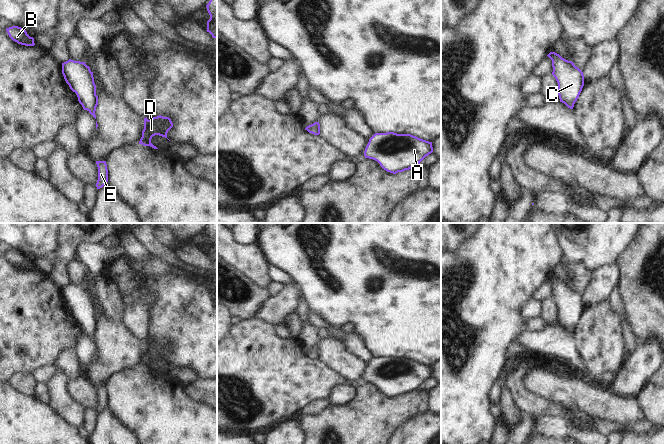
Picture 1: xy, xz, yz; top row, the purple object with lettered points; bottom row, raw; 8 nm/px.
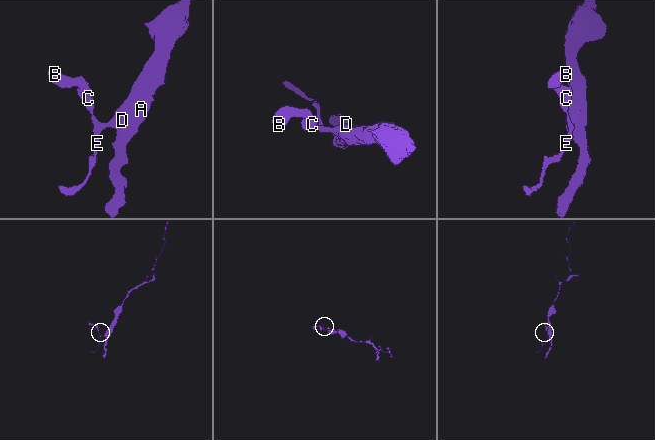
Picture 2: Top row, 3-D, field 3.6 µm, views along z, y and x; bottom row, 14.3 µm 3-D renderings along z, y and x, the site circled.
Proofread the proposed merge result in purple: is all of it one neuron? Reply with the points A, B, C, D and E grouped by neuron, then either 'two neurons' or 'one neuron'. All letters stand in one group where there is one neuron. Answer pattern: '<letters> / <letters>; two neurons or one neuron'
A B C D E; one neuron

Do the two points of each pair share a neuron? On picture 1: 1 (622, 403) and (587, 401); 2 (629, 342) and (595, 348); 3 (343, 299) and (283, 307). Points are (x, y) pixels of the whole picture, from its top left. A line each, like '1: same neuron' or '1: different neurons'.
1: same neuron
2: different neurons
3: different neurons

